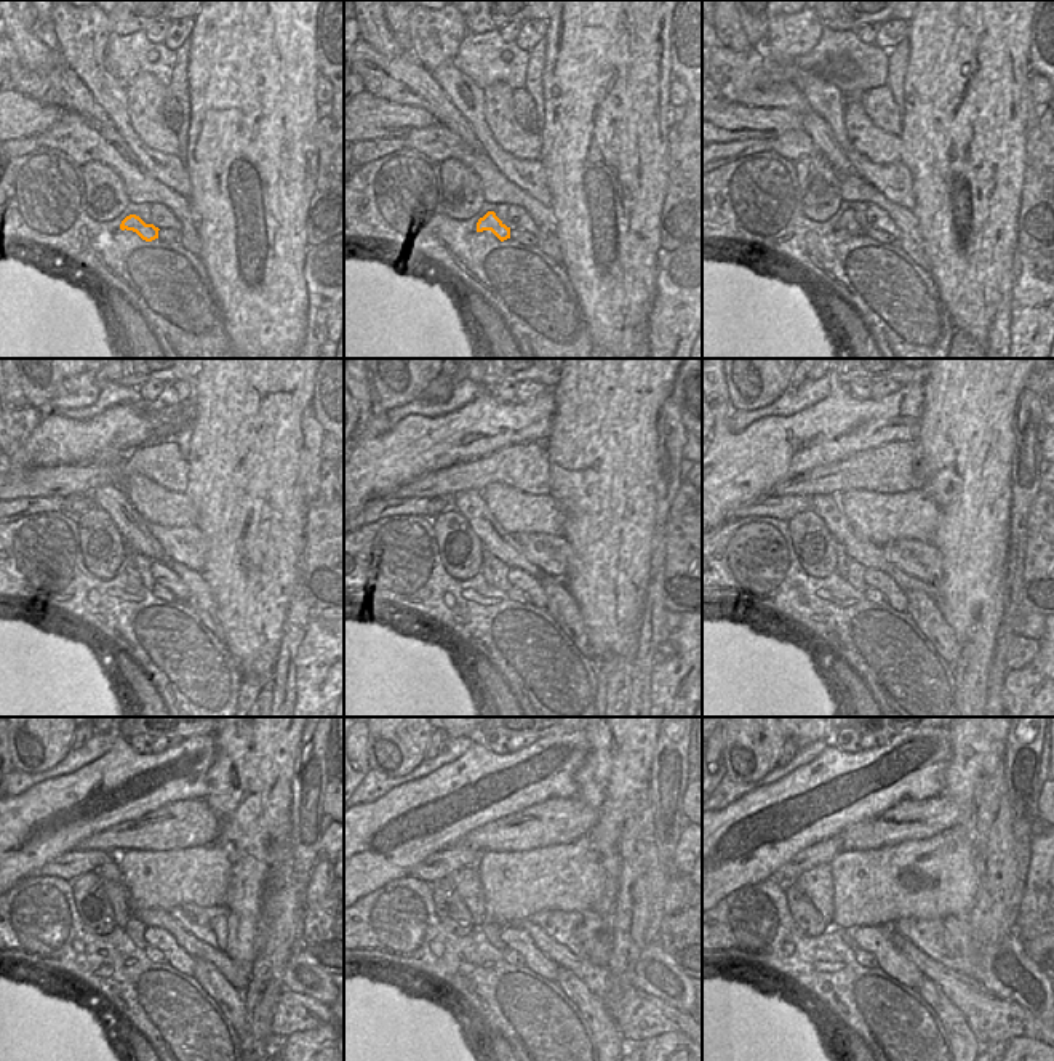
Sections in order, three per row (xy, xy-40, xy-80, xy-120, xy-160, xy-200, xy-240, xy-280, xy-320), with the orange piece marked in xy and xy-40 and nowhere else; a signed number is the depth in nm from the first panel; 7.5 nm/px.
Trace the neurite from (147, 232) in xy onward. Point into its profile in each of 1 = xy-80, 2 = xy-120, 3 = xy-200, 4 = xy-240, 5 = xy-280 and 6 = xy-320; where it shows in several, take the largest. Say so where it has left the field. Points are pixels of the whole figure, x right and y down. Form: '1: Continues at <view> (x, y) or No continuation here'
1: Continues at xy-80 (848, 221)
2: Continues at xy-120 (133, 580)
3: Continues at xy-200 (842, 557)
4: Continues at xy-240 (115, 892)
5: Continues at xy-280 (466, 880)
6: Continues at xy-320 (816, 884)

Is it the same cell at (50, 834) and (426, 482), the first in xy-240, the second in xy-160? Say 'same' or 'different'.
different

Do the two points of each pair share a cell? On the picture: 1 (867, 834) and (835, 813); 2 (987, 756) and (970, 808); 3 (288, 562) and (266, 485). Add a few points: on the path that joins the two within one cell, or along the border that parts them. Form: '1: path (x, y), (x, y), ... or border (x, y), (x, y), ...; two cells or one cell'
1: border (886, 810), (848, 824), (837, 836); two cells
2: path (974, 768), (968, 775), (968, 796); one cell
3: path (272, 543), (272, 504); one cell

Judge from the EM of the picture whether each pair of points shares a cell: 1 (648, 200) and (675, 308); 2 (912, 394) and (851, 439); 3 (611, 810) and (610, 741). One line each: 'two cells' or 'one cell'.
1: two cells
2: one cell
3: one cell

